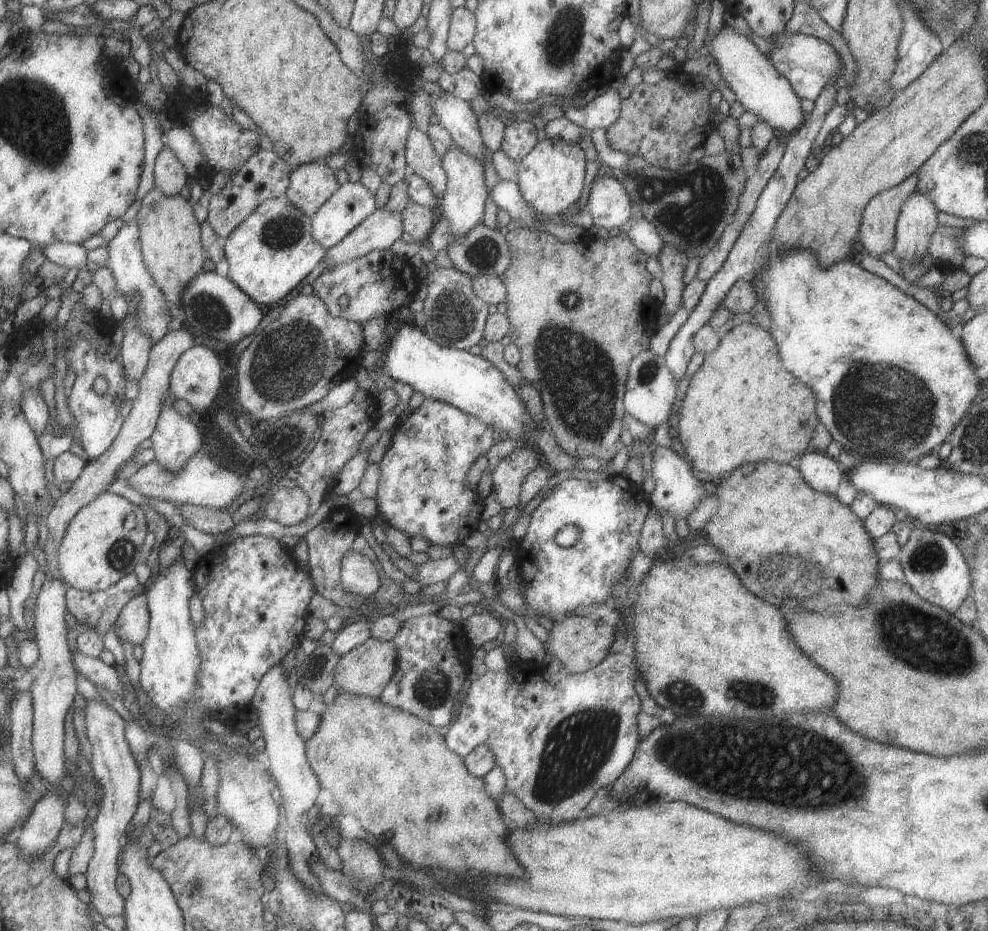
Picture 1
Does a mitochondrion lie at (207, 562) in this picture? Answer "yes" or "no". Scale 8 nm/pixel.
no

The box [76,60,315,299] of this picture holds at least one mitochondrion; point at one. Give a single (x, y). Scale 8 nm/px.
(279, 232)

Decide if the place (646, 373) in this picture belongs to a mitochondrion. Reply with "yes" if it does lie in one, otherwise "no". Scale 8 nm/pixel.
yes

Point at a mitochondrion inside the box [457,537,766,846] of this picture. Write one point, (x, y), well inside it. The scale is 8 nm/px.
(575, 751)

